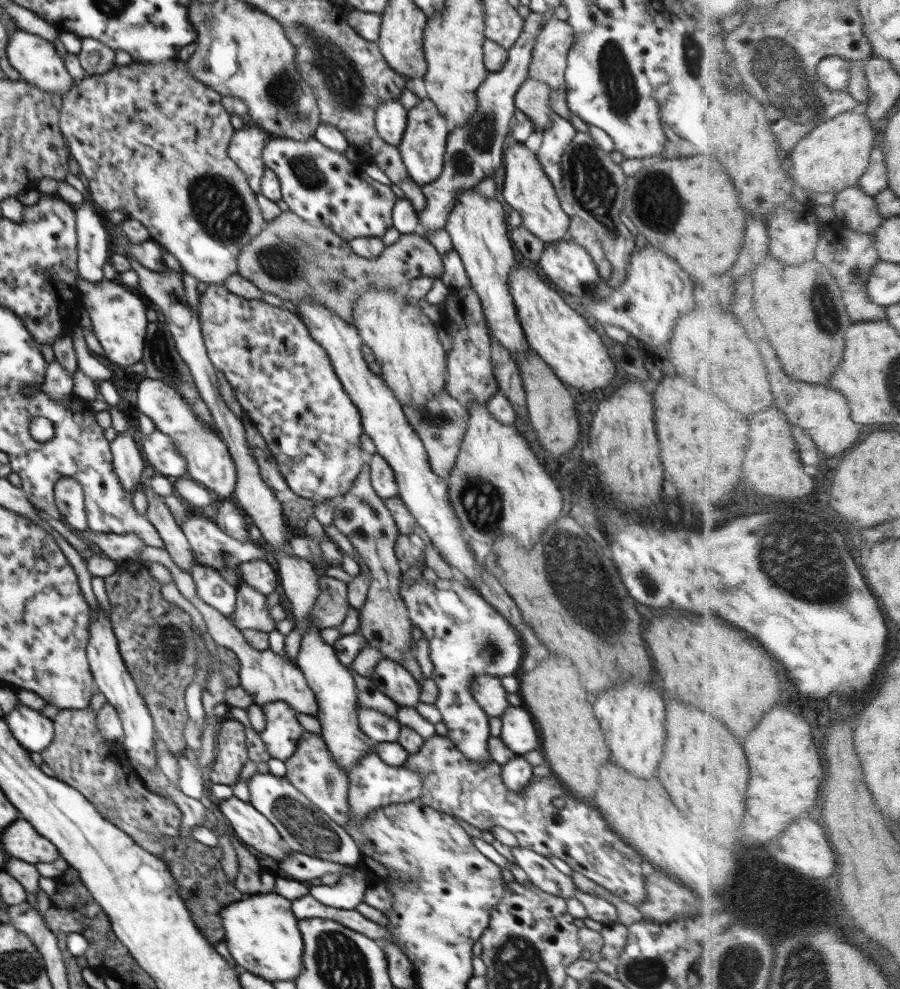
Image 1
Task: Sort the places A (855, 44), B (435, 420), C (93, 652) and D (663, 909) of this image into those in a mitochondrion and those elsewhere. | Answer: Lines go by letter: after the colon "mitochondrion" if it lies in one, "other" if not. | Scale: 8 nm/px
A: other
B: mitochondrion
C: other
D: other

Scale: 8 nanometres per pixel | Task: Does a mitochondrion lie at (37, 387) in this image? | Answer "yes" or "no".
no

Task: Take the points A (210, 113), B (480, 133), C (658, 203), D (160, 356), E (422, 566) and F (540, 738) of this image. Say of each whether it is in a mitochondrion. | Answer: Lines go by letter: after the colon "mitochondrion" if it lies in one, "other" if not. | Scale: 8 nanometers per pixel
A: other
B: mitochondrion
C: mitochondrion
D: mitochondrion
E: other
F: other

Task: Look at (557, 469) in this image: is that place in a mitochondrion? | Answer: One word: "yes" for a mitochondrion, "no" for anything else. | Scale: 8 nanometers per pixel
no

